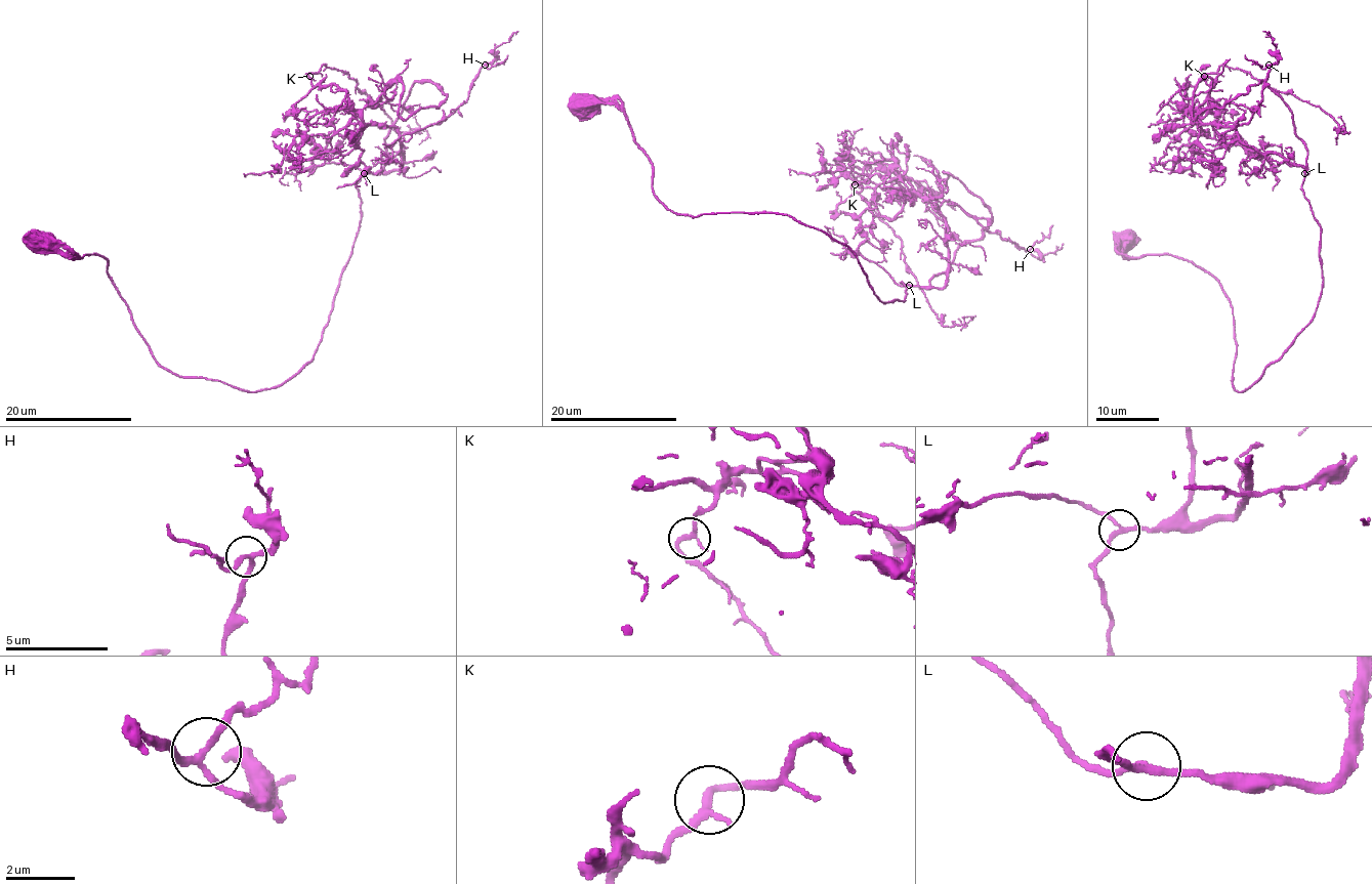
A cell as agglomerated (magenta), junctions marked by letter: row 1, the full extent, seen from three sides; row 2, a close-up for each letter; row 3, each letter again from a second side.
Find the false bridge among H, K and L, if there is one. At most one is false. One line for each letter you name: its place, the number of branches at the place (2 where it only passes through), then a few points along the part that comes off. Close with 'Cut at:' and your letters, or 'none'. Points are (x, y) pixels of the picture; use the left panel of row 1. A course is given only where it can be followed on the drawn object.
Cut at: none

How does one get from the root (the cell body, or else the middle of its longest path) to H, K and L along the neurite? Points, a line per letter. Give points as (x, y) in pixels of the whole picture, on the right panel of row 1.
H: (1125, 241), (1218, 282), (1237, 391), (1310, 322), (1306, 169), (1219, 137), (1269, 65)
K: (1125, 241), (1218, 282), (1237, 391), (1315, 311), (1306, 169), (1204, 123), (1183, 101), (1204, 76)
L: (1125, 241), (1123, 256), (1180, 256), (1218, 282), (1243, 391), (1310, 322), (1321, 291), (1303, 174)

